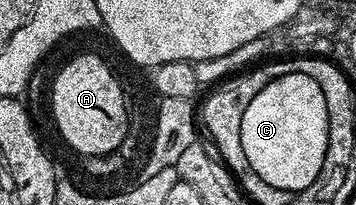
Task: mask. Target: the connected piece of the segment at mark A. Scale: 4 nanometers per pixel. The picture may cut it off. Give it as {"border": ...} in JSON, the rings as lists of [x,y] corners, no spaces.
{"border":[[[76,56],[56,76],[52,84],[52,116],[60,136],[81,157],[106,155],[122,142],[128,130],[130,108],[124,105],[124,92],[114,73],[100,56]]]}

